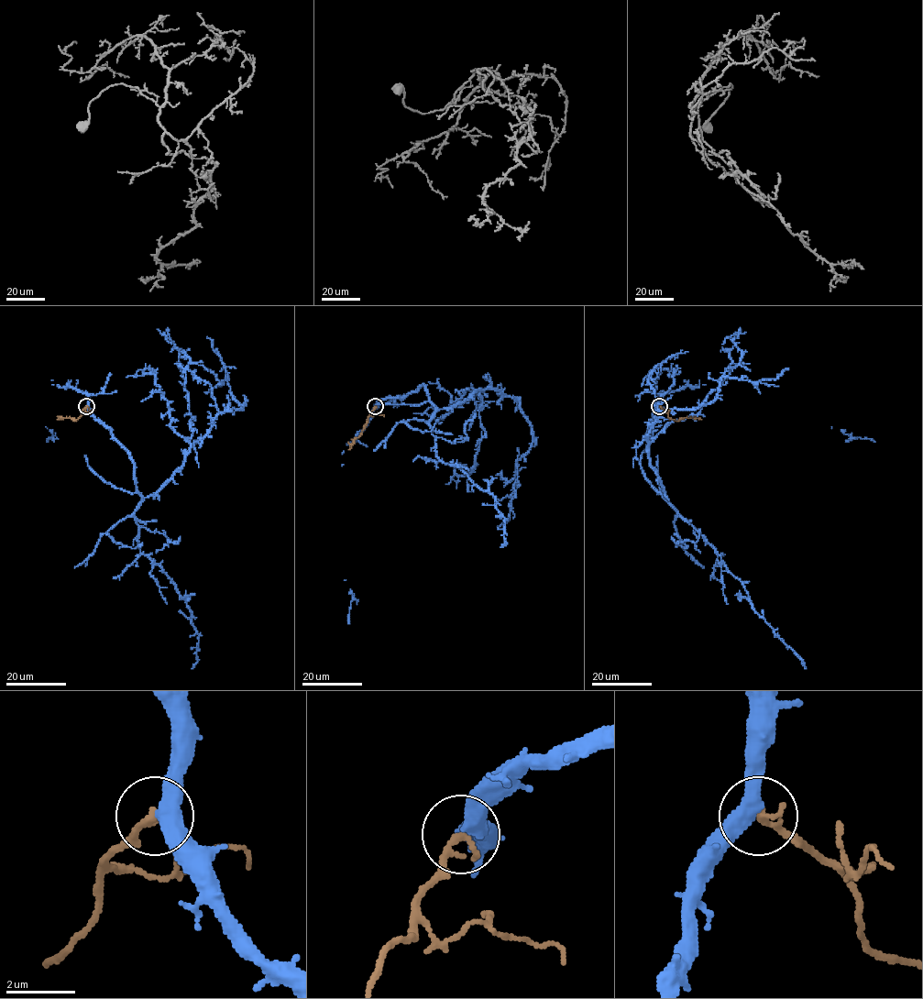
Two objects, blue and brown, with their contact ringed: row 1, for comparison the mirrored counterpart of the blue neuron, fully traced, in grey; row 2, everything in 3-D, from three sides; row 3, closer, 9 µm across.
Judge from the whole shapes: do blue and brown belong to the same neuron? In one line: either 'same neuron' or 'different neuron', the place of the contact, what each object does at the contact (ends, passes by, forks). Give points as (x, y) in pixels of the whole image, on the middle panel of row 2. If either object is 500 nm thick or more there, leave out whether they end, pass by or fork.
same neuron; place (375, 406); blue passes by; brown ends

